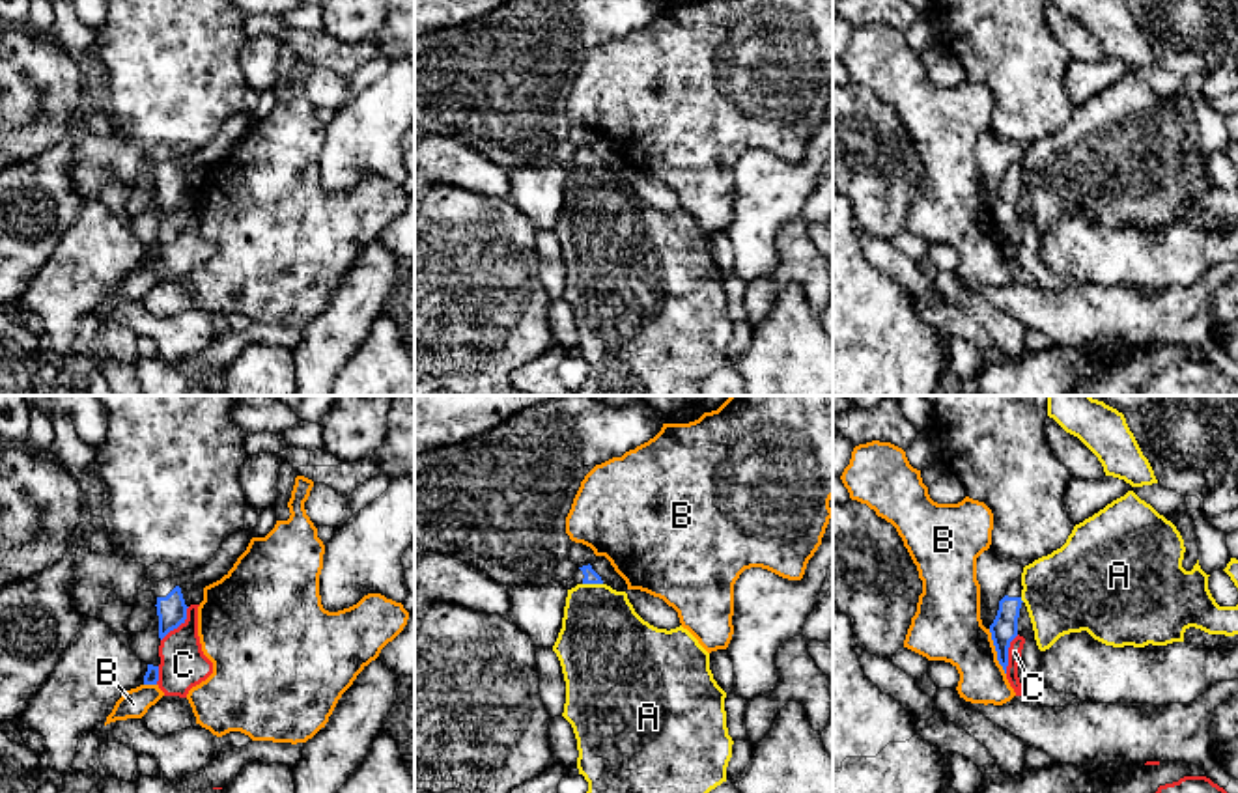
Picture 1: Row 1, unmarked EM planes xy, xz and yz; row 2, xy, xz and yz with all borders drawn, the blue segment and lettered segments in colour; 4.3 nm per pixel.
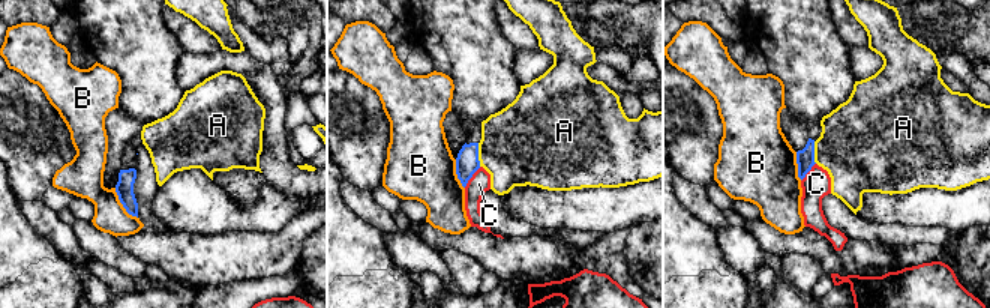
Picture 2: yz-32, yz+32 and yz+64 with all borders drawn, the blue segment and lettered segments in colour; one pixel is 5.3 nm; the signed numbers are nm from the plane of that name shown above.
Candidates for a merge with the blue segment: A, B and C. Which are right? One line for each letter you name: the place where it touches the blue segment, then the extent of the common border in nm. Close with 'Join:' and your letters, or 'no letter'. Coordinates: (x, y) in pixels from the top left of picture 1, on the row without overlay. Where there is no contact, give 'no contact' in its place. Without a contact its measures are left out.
Join: no letter

